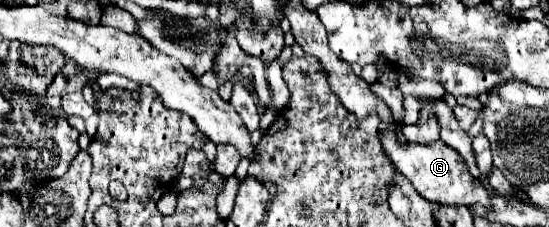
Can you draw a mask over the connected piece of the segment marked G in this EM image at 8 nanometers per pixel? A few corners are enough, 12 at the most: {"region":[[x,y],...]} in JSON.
{"region":[[443,141],[381,143],[429,201],[491,207],[491,191]]}

